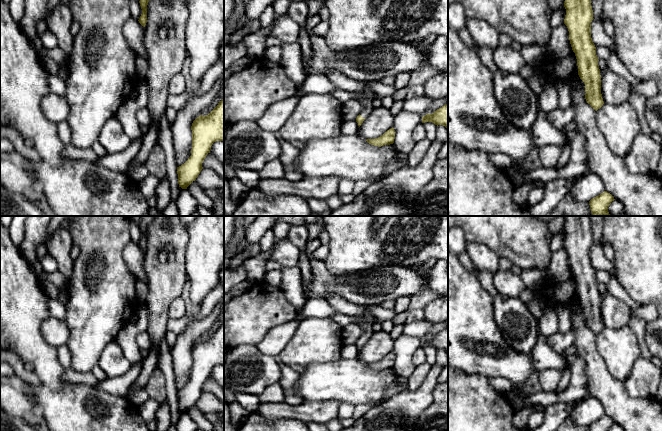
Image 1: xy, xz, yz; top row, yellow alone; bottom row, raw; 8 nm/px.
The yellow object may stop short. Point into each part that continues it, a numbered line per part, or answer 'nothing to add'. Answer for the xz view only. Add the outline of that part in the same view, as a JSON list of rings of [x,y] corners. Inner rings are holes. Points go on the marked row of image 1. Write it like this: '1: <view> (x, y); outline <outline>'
1: xz (345, 83); outline [[[337,70],[330,71],[326,76],[340,89],[352,93],[355,96],[355,99],[359,100],[363,104],[364,108],[360,113],[363,118],[366,119],[370,115],[374,108],[373,100],[377,96],[374,95],[372,97],[367,97],[363,94],[366,82],[351,79]]]

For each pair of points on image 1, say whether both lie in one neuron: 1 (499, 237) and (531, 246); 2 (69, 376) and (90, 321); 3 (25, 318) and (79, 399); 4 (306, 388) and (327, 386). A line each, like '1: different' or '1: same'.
1: same
2: different
3: same
4: same

